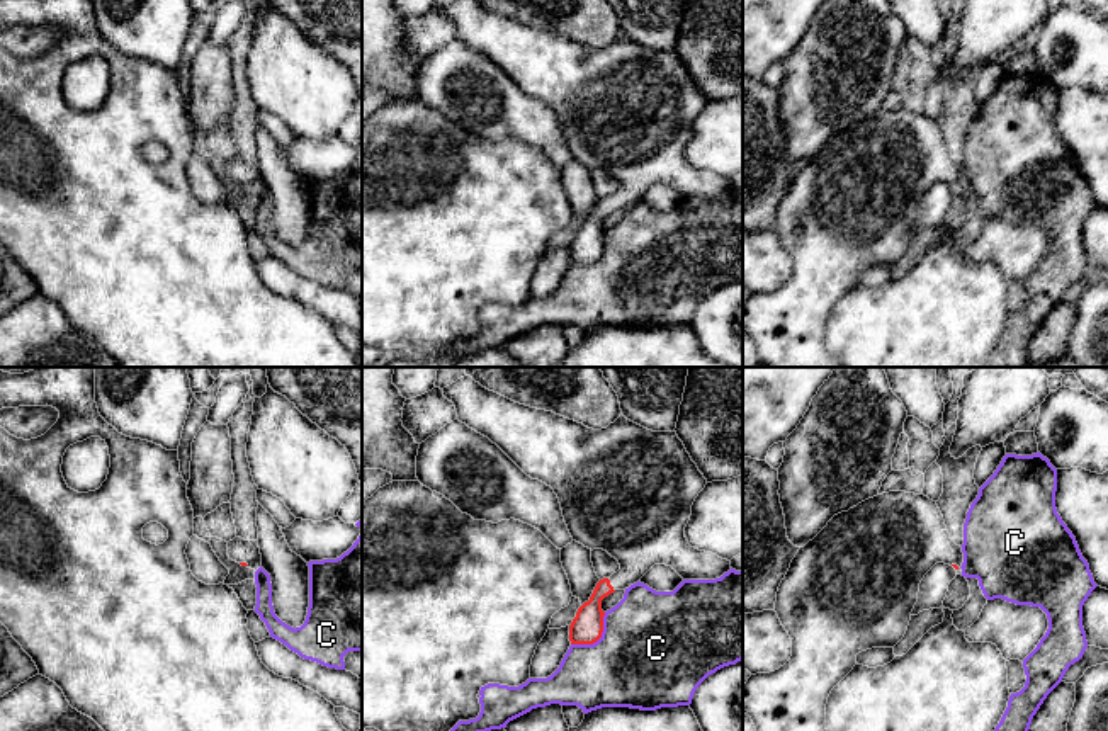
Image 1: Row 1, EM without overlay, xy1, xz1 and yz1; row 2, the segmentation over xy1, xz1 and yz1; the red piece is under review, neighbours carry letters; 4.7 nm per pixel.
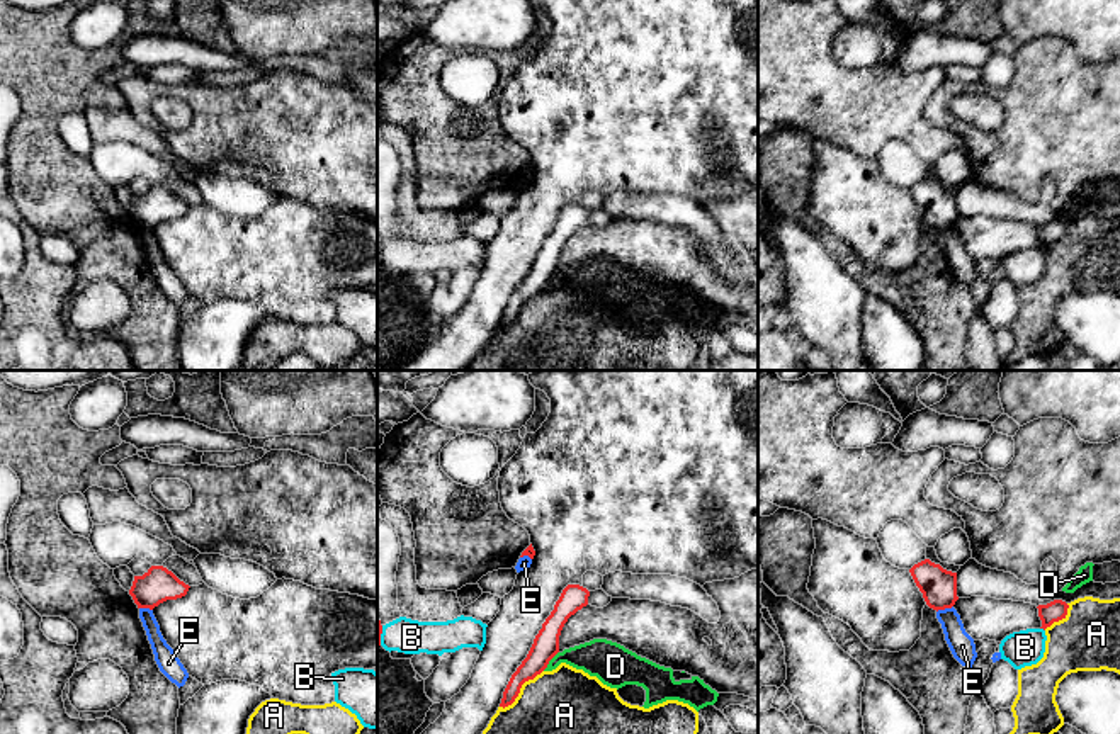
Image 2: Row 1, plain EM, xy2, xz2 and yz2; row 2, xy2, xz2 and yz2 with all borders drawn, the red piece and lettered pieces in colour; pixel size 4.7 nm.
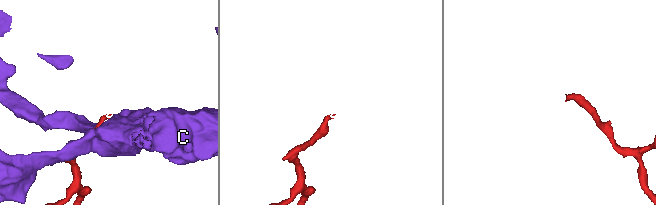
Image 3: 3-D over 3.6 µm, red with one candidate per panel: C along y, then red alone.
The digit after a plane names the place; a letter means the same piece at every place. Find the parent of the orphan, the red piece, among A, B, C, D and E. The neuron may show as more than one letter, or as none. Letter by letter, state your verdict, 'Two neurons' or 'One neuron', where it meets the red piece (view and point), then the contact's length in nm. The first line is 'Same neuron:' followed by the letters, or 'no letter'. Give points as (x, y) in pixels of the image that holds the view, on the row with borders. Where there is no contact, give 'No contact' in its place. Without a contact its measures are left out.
Same neuron: no letter
A: Two neurons. Touches red at xz2 (519, 690). Shared border 280 nm
B: Two neurons. Touches red at xz2 (379, 636). Shared border 100 nm
C: Two neurons. Touches red at xz1 (597, 640). Shared border 220 nm
D: Two neurons. Touches red at xz2 (549, 660). Shared border 120 nm
E: Two neurons. Touches red at yz2 (944, 609). Shared border 90 nm

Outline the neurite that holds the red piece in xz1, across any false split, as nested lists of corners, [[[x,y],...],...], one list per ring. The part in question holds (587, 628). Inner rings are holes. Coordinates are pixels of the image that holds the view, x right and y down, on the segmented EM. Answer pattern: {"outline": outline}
{"outline": [[[464,376],[444,388],[444,396],[454,403],[457,420],[496,444],[527,476],[551,486],[559,498],[561,510],[573,541],[588,549],[603,549],[620,564],[610,578],[596,583],[569,626],[571,644],[593,644],[602,638],[602,600],[615,590],[625,590],[637,583],[654,564],[671,566],[683,580],[715,580],[731,570],[731,561],[717,554],[692,547],[685,537],[685,527],[692,515],[692,505],[705,488],[707,479],[692,461],[676,432],[653,432],[624,415],[607,428],[593,430],[552,411],[515,403],[495,391],[483,388],[471,376]]]}

